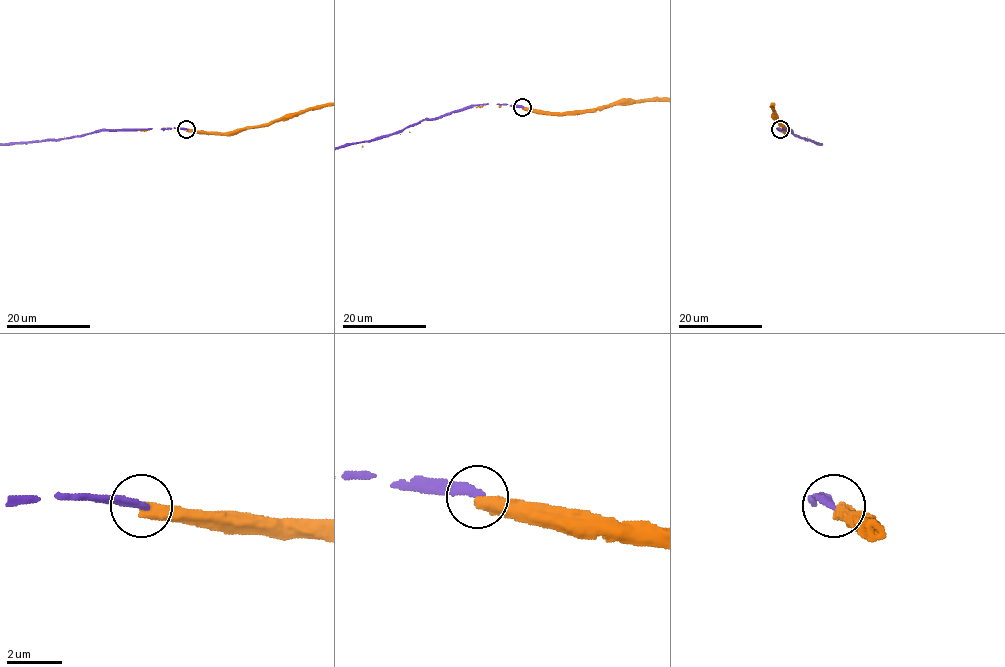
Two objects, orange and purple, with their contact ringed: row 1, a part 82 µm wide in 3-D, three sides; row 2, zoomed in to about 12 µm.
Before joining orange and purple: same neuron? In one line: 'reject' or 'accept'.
reject

